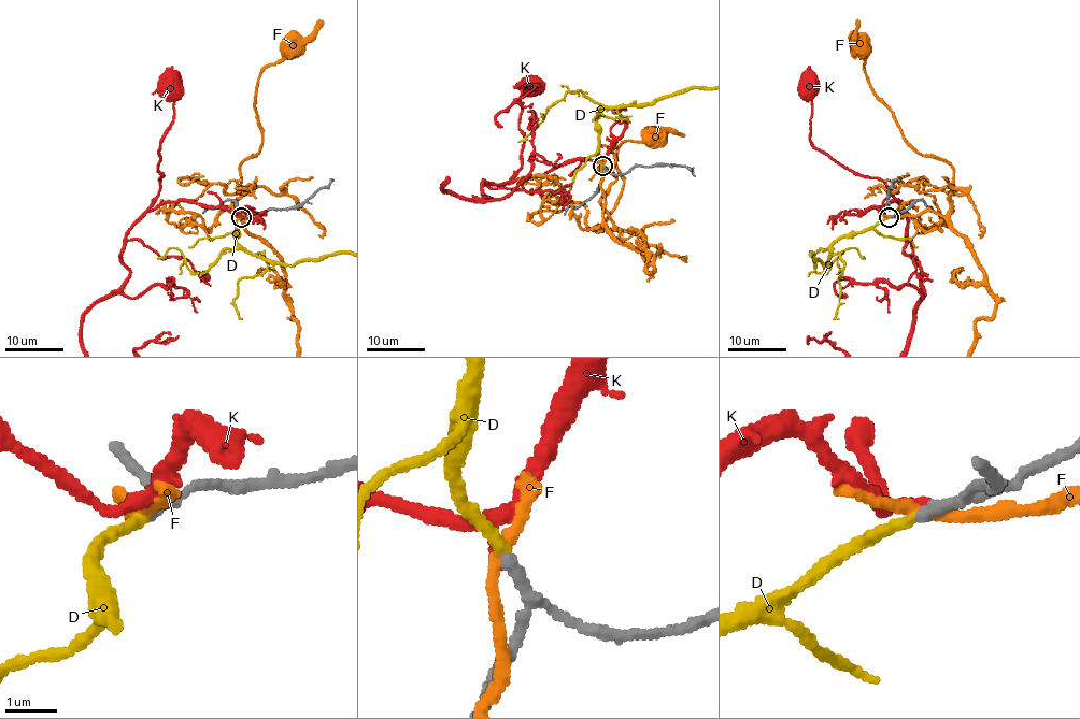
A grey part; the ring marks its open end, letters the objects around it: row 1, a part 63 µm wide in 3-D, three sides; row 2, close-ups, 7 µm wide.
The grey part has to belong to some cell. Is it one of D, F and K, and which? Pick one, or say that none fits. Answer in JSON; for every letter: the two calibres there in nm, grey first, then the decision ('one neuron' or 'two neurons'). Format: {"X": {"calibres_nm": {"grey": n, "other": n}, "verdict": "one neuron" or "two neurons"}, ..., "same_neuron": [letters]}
{"D": {"calibres_nm": {"grey": 180, "other": 200}, "verdict": "one neuron"}, "F": {"calibres_nm": {"grey": 180, "other": 220}, "verdict": "two neurons"}, "K": {"calibres_nm": {"grey": 180, "other": 100}, "verdict": "two neurons"}, "same_neuron": ["D"]}

